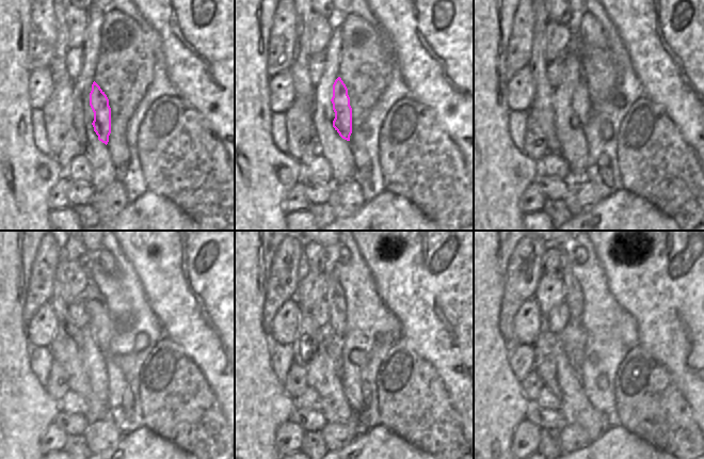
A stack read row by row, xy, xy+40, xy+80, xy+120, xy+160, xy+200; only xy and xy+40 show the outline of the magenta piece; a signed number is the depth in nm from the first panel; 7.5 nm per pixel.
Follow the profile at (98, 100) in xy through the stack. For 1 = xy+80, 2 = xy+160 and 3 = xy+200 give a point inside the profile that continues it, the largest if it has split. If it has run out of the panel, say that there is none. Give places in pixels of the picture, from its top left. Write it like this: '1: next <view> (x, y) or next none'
1: next xy+80 (580, 103)
2: next xy+160 (335, 298)
3: next xy+200 (574, 298)

